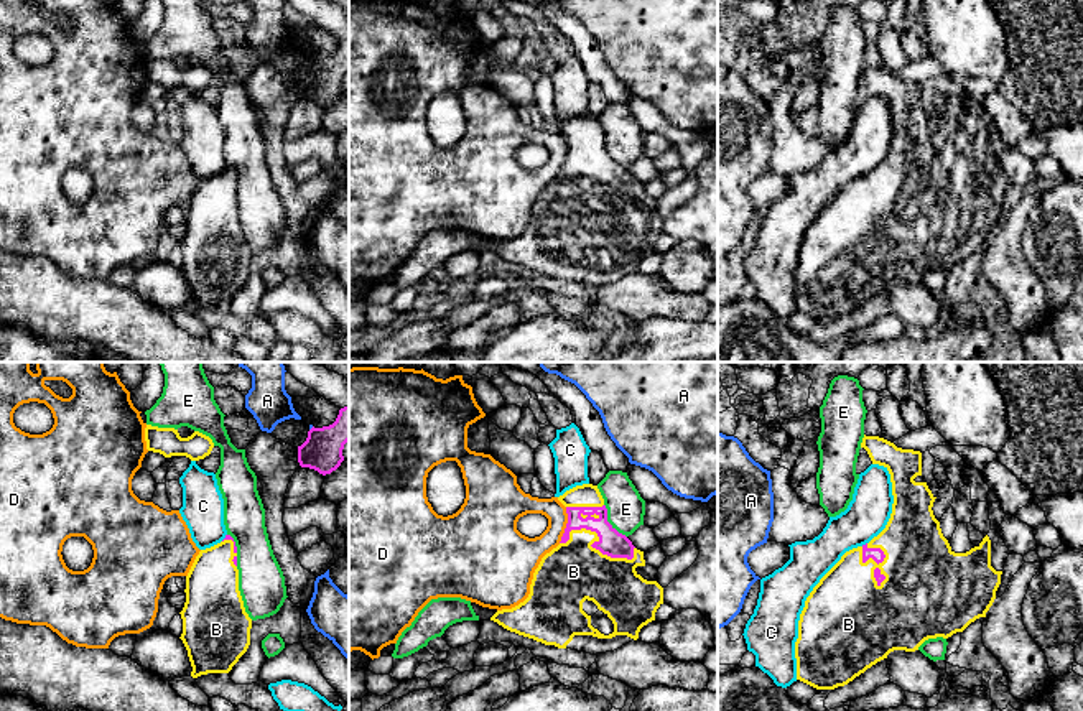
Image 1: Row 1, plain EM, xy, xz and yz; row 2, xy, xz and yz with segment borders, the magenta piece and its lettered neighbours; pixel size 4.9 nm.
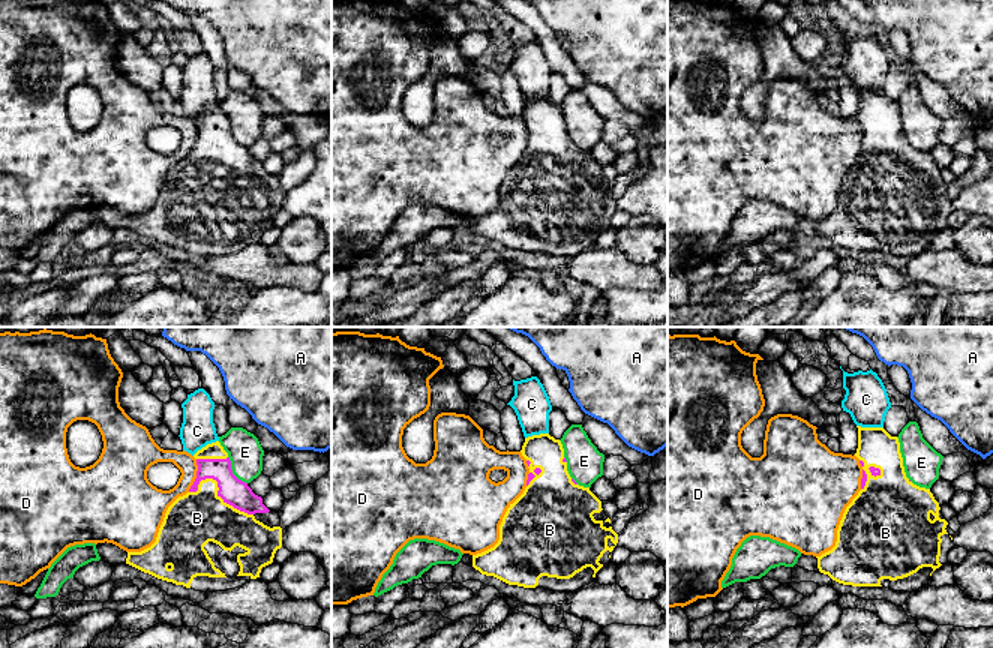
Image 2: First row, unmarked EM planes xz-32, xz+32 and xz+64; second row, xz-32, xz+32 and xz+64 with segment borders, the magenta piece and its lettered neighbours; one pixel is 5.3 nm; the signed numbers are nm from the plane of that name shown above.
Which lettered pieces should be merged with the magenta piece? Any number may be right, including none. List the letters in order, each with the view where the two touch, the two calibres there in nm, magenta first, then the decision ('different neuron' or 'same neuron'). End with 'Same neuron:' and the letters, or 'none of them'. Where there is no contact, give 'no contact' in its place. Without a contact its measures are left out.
A: xy | 190/20 nm | different neuron
B: xz | 130/300 nm | same neuron
C: yz | 70/200 nm | different neuron
D: xz | 130/170 nm | different neuron
E: xz | 130/190 nm | different neuron
Same neuron: B

